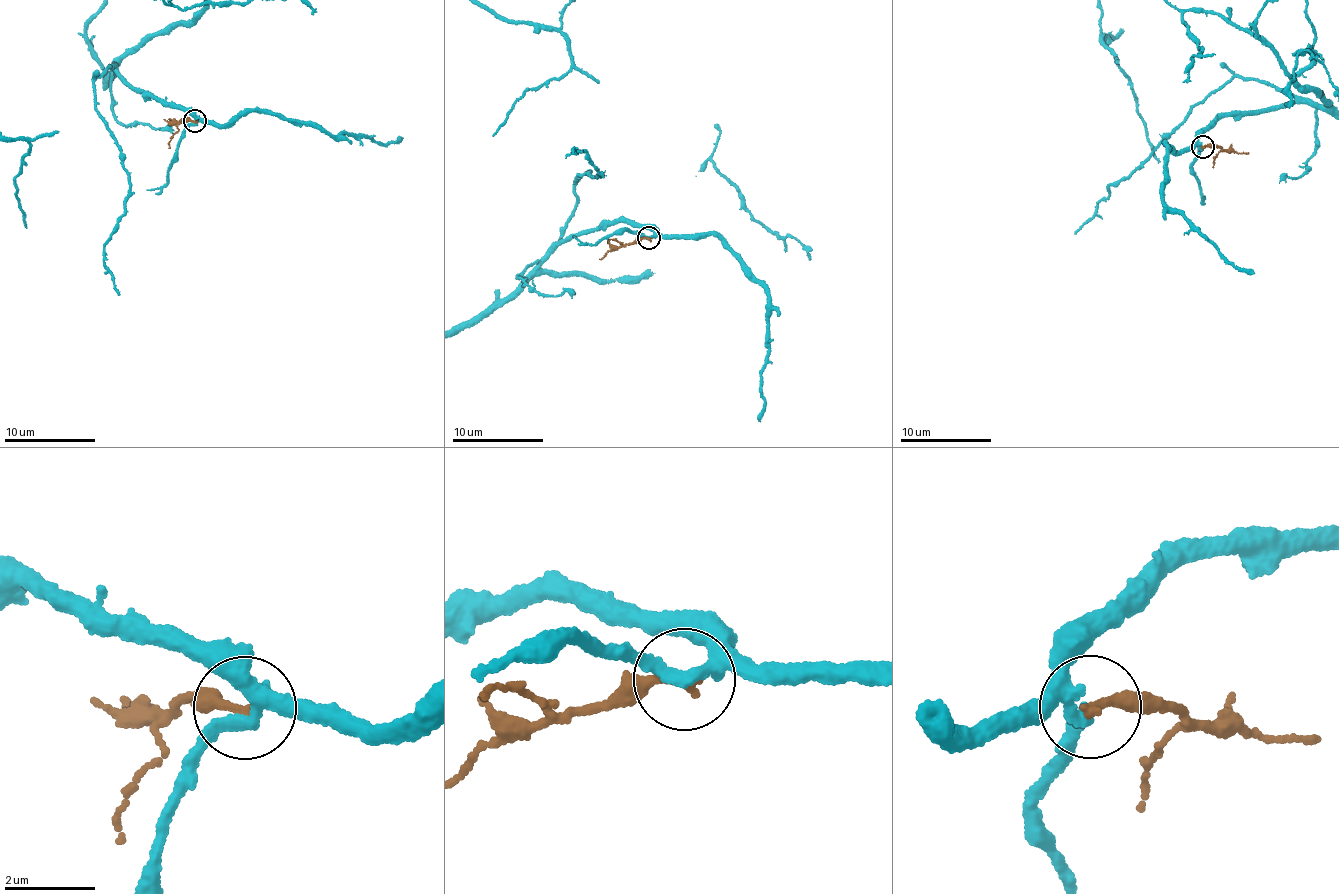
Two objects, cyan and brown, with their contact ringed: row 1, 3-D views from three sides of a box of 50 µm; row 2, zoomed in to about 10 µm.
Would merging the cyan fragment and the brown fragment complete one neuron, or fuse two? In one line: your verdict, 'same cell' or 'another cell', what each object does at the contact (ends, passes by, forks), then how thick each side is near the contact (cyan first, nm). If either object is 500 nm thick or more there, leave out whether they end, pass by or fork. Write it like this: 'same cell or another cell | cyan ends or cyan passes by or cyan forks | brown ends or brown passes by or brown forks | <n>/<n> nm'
another cell | cyan passes by | brown ends | 240/220 nm

